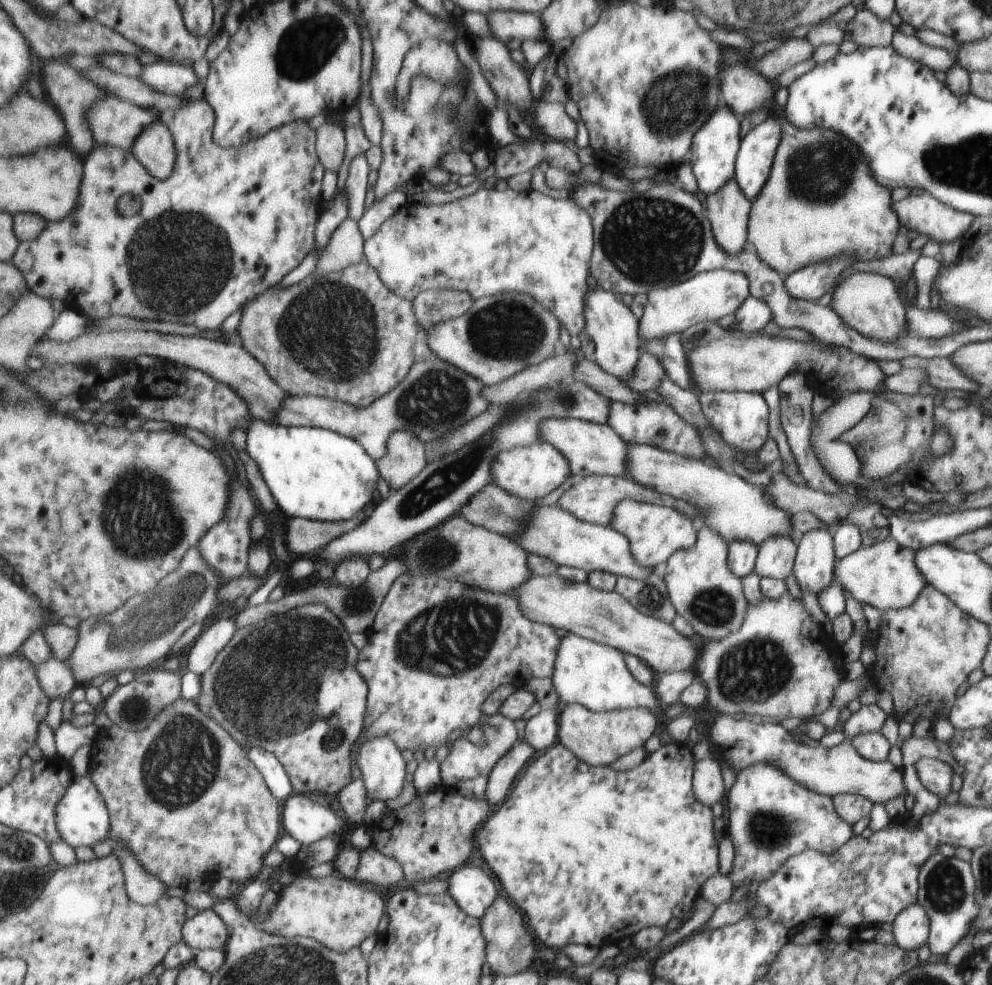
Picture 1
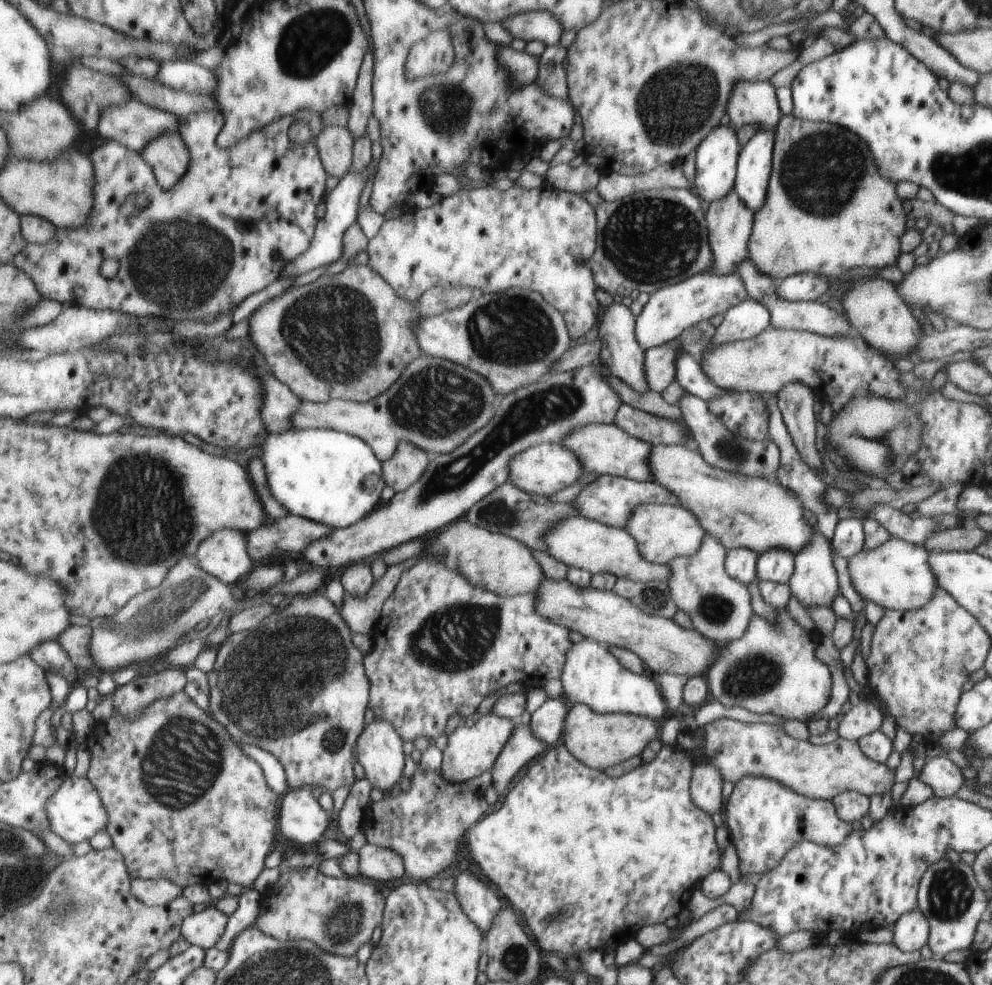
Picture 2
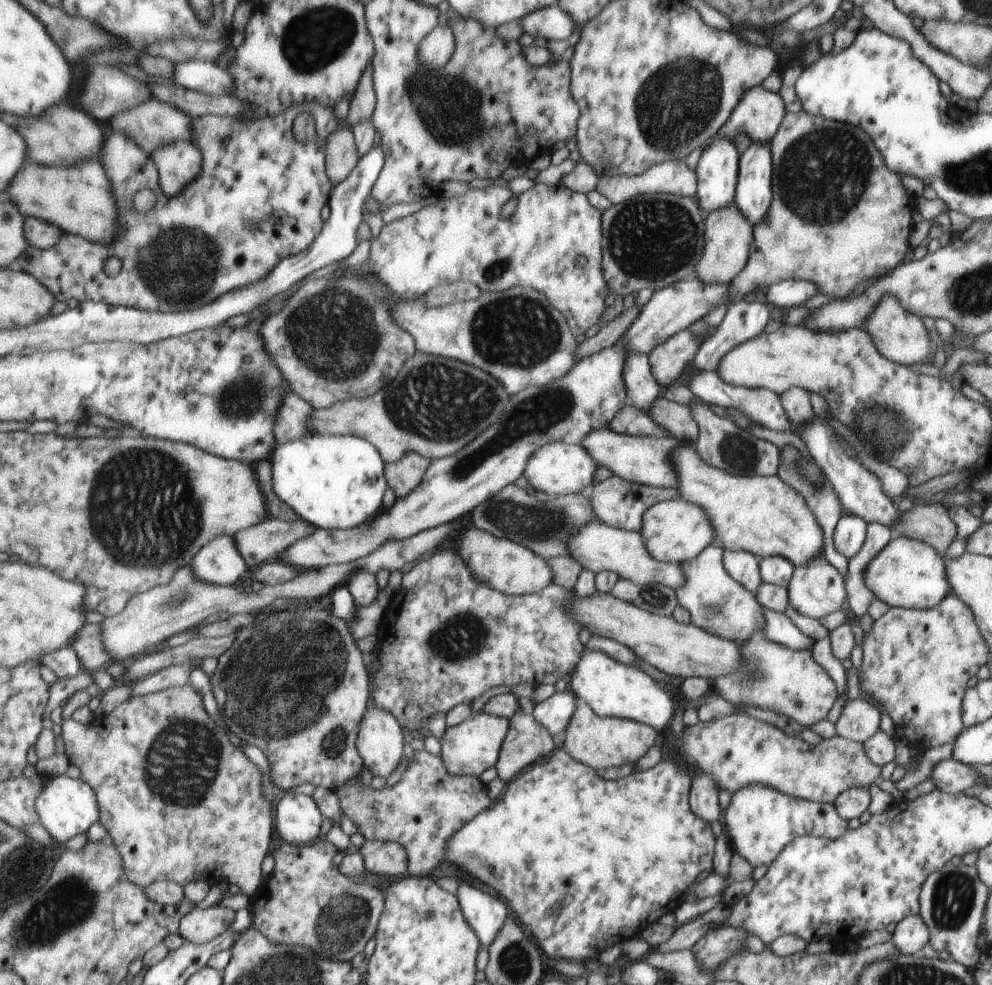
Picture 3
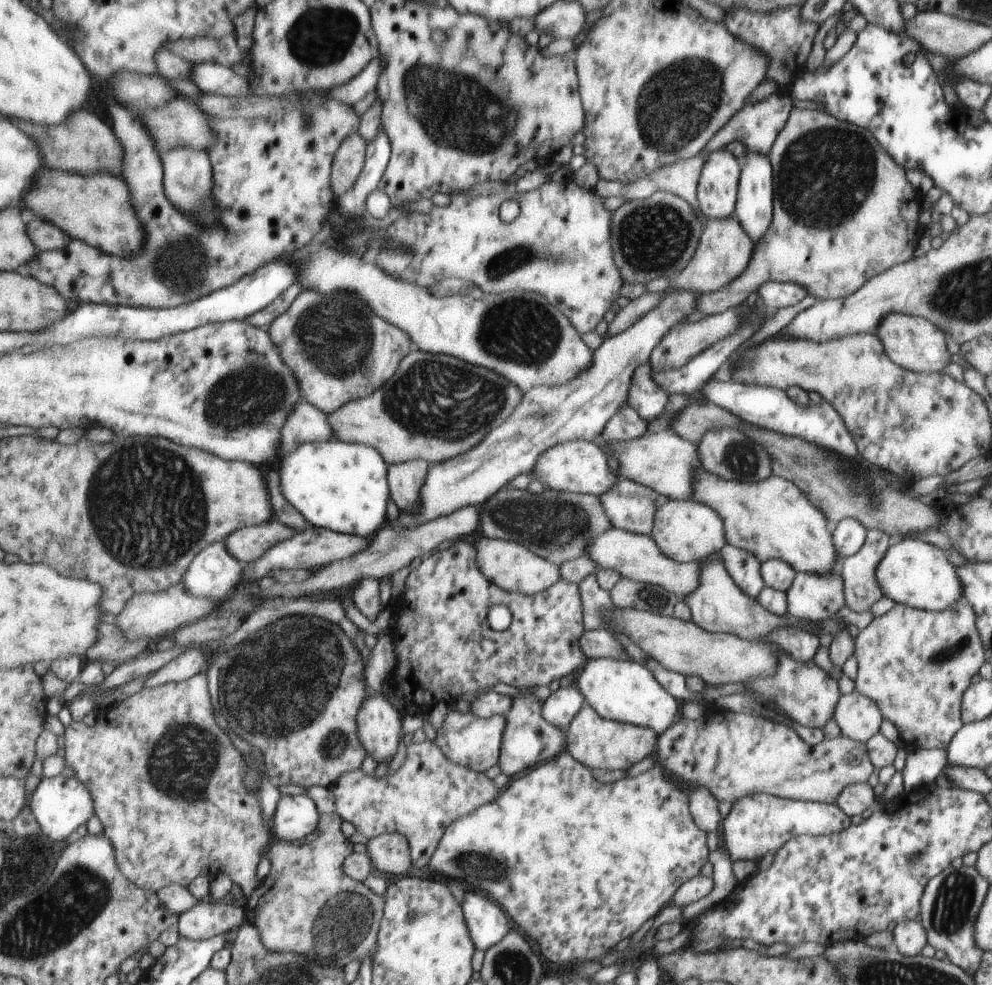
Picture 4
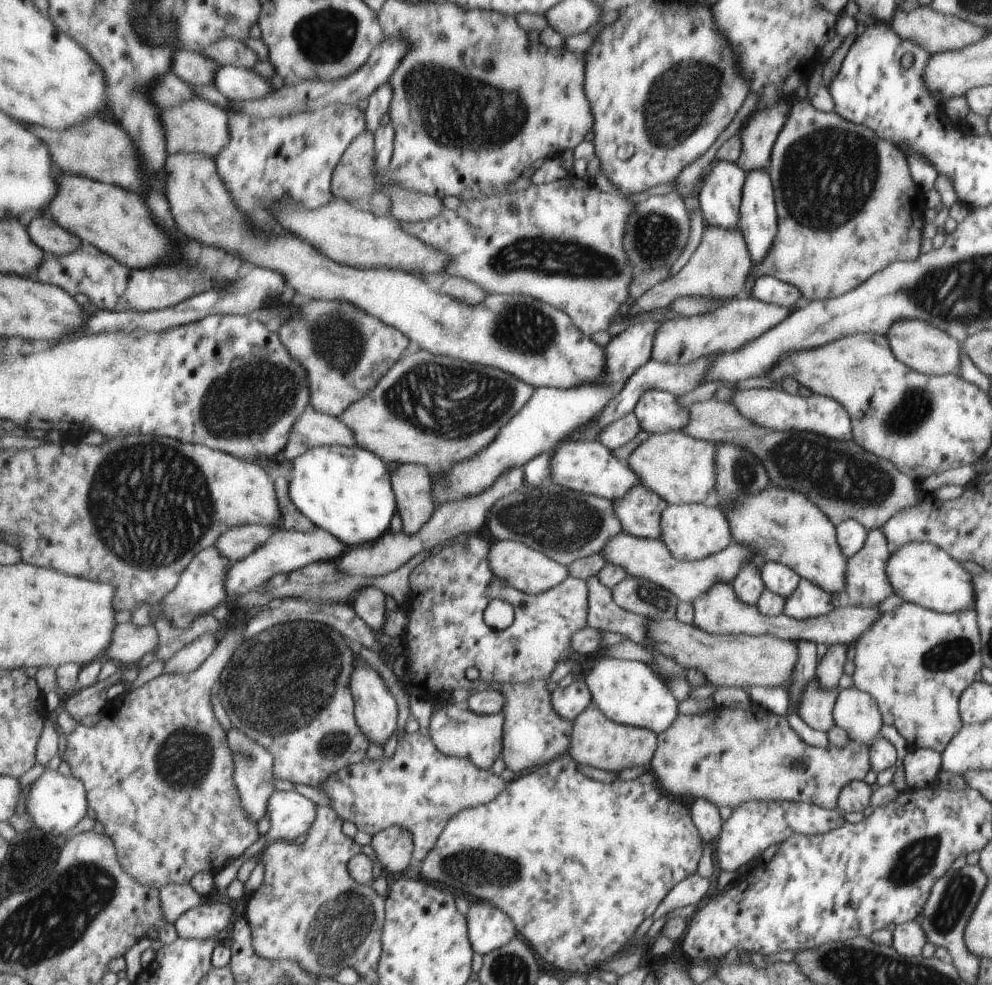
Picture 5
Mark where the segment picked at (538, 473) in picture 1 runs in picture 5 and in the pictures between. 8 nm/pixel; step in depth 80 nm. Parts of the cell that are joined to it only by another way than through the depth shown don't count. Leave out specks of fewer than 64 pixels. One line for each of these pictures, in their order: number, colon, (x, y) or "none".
2: (546, 469)
3: (559, 468)
4: (579, 466)
5: (589, 467)

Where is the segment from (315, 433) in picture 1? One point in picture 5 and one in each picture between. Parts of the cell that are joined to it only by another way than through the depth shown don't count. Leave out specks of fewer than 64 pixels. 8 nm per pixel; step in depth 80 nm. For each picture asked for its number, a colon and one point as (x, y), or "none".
2: (328, 476)
3: (333, 481)
4: (337, 485)
5: (346, 490)

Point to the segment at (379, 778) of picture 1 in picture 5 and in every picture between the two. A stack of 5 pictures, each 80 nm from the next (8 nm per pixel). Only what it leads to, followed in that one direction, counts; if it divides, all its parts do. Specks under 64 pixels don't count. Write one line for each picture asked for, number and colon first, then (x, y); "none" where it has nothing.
2: (380, 752)
3: (380, 743)
4: (379, 723)
5: (376, 713)

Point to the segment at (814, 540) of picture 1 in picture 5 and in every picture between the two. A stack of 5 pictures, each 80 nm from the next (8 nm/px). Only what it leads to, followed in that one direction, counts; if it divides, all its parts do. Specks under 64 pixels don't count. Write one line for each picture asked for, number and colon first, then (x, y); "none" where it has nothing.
2: (814, 582)
3: (816, 589)
4: (815, 597)
5: (808, 601)

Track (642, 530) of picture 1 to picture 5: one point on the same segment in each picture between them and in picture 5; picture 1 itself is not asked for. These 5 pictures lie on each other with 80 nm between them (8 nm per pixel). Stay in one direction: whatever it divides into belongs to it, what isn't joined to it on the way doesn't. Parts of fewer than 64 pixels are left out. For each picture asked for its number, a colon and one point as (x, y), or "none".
2: (663, 532)
3: (674, 531)
4: (686, 530)
5: (691, 531)

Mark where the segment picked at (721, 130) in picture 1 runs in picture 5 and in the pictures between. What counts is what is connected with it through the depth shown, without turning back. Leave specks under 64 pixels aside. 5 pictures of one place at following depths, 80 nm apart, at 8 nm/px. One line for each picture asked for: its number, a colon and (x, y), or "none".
2: (716, 158)
3: (717, 168)
4: (717, 189)
5: (720, 194)

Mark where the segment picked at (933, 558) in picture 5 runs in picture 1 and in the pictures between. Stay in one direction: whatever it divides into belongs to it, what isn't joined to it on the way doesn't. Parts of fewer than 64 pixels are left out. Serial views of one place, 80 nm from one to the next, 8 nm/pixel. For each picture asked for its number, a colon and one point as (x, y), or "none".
1: (885, 575)
2: (897, 575)
3: (907, 573)
4: (914, 573)

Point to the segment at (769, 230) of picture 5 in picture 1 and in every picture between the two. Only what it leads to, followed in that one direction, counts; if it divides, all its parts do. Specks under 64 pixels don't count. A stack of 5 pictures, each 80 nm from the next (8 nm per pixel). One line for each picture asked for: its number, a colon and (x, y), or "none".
1: (759, 147)
2: (754, 172)
3: (755, 191)
4: (755, 205)

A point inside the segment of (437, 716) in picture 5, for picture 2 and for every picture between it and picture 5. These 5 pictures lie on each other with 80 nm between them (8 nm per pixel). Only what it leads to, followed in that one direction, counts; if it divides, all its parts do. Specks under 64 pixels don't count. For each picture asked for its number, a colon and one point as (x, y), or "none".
2: (470, 752)
3: (470, 748)
4: (469, 740)

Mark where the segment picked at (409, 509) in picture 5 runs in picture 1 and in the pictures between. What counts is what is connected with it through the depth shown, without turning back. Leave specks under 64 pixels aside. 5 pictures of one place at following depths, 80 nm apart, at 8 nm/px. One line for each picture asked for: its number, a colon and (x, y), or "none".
1: (406, 459)
2: (409, 463)
3: (404, 476)
4: (406, 479)

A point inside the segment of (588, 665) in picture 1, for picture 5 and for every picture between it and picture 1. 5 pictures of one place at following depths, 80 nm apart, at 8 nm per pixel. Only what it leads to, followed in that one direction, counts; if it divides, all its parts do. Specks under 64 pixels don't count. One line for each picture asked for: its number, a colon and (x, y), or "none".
2: (593, 676)
3: (614, 689)
4: (622, 690)
5: (626, 691)

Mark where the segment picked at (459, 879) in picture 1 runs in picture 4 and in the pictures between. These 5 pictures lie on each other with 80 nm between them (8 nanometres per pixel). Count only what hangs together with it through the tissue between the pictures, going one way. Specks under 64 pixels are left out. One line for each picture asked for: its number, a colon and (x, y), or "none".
2: (479, 901)
3: (486, 913)
4: (488, 922)

